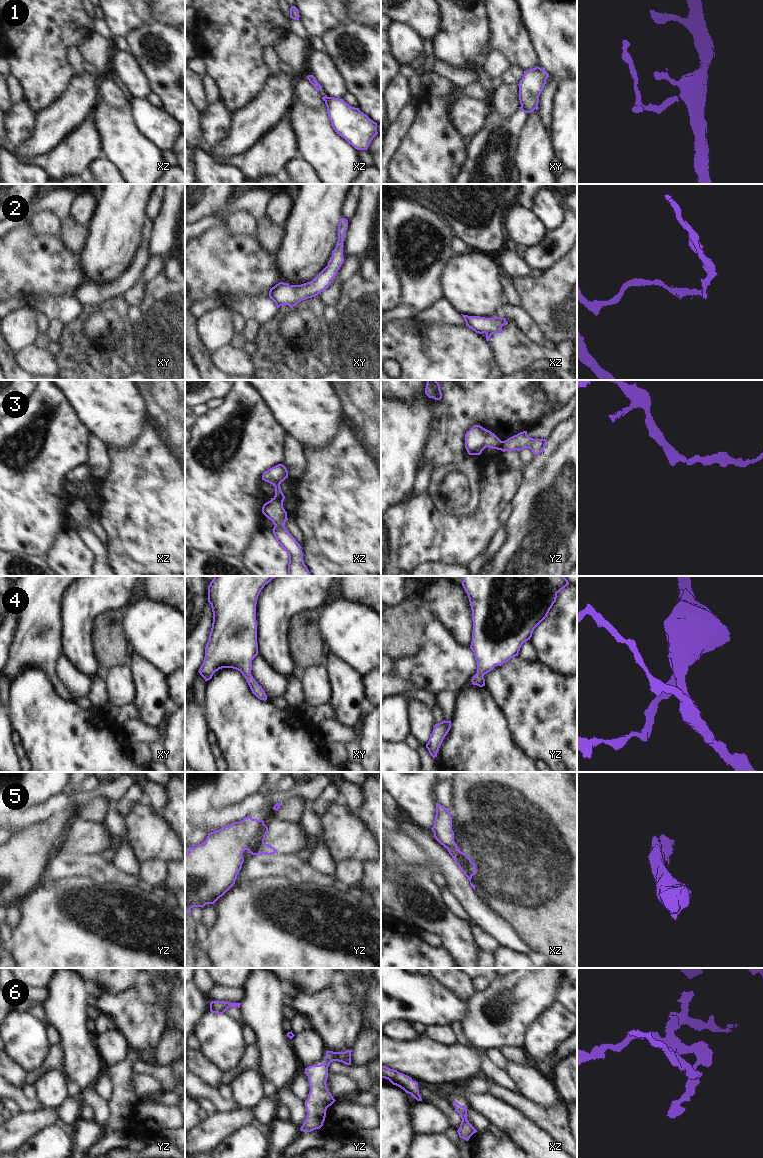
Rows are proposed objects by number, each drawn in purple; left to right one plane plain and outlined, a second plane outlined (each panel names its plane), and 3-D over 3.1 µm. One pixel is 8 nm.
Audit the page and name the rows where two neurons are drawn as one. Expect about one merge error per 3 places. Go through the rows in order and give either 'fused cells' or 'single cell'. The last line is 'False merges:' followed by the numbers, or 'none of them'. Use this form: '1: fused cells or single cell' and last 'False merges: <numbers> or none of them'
1: fused cells
2: single cell
3: fused cells
4: single cell
5: fused cells
6: single cell
False merges: 1, 3, 5

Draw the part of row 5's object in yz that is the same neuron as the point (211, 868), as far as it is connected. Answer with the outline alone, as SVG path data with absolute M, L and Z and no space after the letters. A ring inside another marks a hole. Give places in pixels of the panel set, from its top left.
M245 817L240 822L233 822L219 830L208 833L204 842L189 847L185 855L185 914L190 914L193 907L214 904L234 884L244 862L243 852L250 840L260 831L262 819Z

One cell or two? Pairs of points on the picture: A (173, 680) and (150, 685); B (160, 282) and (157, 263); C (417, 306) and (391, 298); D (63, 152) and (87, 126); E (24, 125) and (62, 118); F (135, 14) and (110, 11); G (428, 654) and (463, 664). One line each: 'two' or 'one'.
A: two
B: two
C: two
D: one
E: two
F: one
G: one

